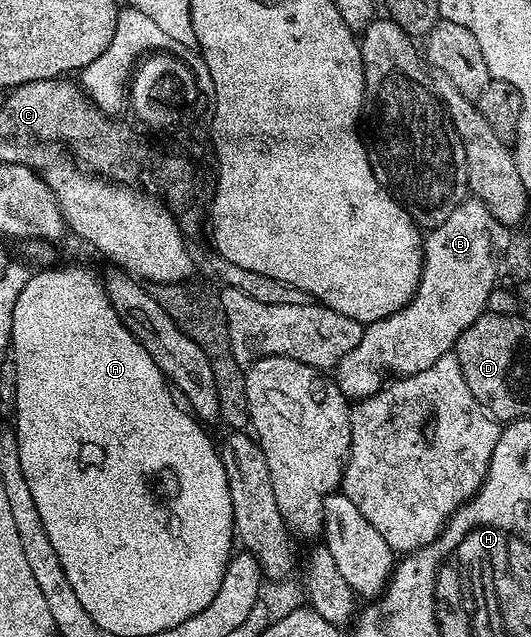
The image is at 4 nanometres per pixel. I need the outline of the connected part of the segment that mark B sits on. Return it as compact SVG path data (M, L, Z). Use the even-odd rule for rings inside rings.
M462 201L457 211L445 219L445 223L426 234L423 243L423 270L419 289L413 299L401 307L401 311L366 326L361 335L361 343L357 343L357 347L353 347L353 351L349 351L349 355L345 355L345 359L341 359L335 366L333 380L339 384L339 390L349 399L372 397L388 384L390 377L410 377L412 373L425 371L425 367L433 367L441 355L452 352L459 336L486 310L490 292L497 288L495 276L501 270L501 254L512 238L508 226L497 220L483 201Z

